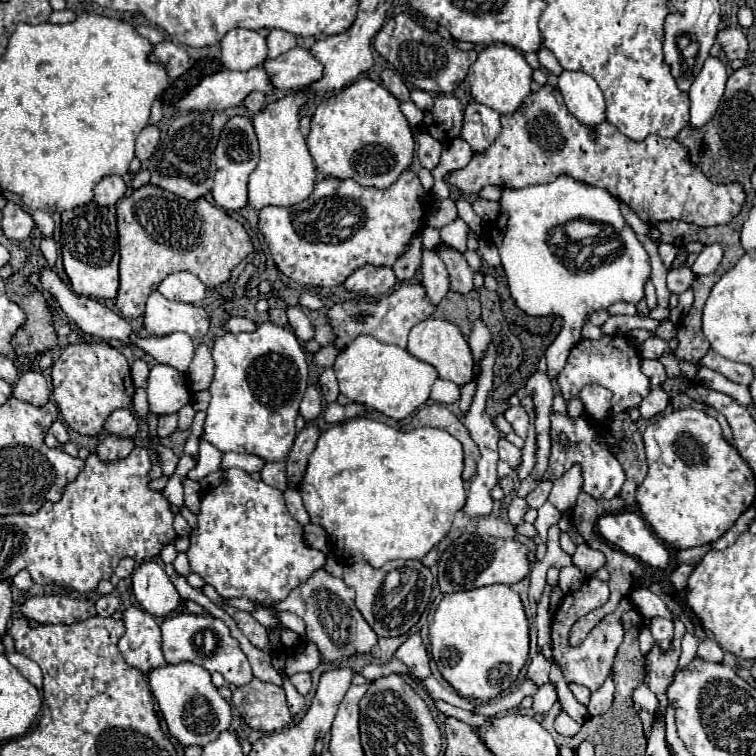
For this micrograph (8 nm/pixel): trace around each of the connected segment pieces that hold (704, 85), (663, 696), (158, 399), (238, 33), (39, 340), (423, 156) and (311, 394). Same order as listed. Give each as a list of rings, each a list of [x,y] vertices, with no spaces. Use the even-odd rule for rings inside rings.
[[[709,57],[689,89],[689,127],[701,129],[715,115],[725,91],[727,71],[721,59]]]
[[[675,619],[675,637],[673,637],[673,649],[663,651],[659,647],[653,647],[651,653],[645,659],[645,683],[647,687],[657,695],[661,705],[661,715],[665,713],[669,699],[667,699],[667,687],[671,685],[671,679],[677,671],[677,659],[681,651],[681,637],[685,633],[685,627],[679,619]]]
[[[155,365],[149,373],[147,385],[147,399],[149,409],[157,415],[175,413],[185,403],[189,403],[189,387],[187,387],[185,373],[169,367],[169,365]]]
[[[231,29],[221,39],[221,61],[227,69],[249,71],[267,59],[265,39],[251,29]]]
[[[13,273],[5,281],[7,297],[15,301],[27,315],[23,327],[13,335],[13,349],[17,355],[37,355],[57,345],[57,333],[51,323],[51,309],[37,287],[25,275]]]
[[[419,133],[417,135],[417,145],[419,145],[417,147],[417,155],[419,155],[421,165],[425,169],[433,171],[437,167],[437,163],[439,163],[439,155],[441,155],[443,145],[435,137],[431,137],[427,133]]]
[[[309,385],[307,391],[305,391],[305,397],[301,401],[301,407],[299,407],[299,415],[309,423],[319,413],[321,413],[321,393],[315,385]]]

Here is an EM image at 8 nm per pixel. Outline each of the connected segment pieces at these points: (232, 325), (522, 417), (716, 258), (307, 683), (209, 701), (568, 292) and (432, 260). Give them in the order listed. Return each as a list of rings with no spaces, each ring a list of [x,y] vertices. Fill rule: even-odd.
[[[231,317],[227,323],[225,323],[225,329],[229,333],[241,333],[241,331],[253,331],[255,325],[247,319],[247,317]]]
[[[513,405],[505,411],[505,419],[509,421],[509,425],[513,427],[513,431],[519,437],[527,437],[527,429],[529,429],[529,415],[525,413],[525,409],[521,405]]]
[[[717,243],[706,245],[699,253],[691,269],[696,276],[715,273],[719,263],[721,263],[721,257],[723,257],[721,245],[717,245]]]
[[[293,673],[291,675],[291,683],[295,685],[295,689],[301,695],[307,695],[309,689],[311,689],[311,675],[309,673]]]
[[[177,663],[165,665],[159,669],[151,669],[147,673],[149,687],[153,697],[159,703],[161,715],[167,721],[169,733],[187,745],[201,745],[215,741],[221,731],[229,729],[231,723],[231,707],[219,695],[217,687],[211,683],[211,673],[195,663]]]
[[[569,175],[557,177],[553,183],[529,185],[523,189],[505,189],[499,201],[501,215],[489,229],[491,241],[499,249],[503,269],[507,273],[511,295],[521,311],[533,317],[559,315],[565,325],[545,353],[547,377],[555,379],[563,371],[569,349],[581,341],[581,327],[591,313],[605,309],[617,301],[639,303],[645,297],[645,283],[651,277],[651,263],[645,247],[635,231],[625,223],[619,201],[605,189],[585,185]],[[573,219],[589,219],[609,223],[623,239],[623,253],[613,261],[601,263],[593,271],[577,271],[565,265],[563,257],[551,247],[551,229]]]
[[[423,249],[421,275],[423,275],[423,283],[425,283],[423,287],[427,289],[431,303],[437,305],[449,291],[449,275],[447,275],[447,269],[445,269],[445,265],[437,253]]]

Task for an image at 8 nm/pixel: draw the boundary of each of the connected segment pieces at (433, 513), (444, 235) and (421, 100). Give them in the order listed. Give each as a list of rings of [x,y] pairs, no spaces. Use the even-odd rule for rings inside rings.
[[[357,417],[329,427],[321,433],[299,493],[311,523],[321,525],[333,545],[341,565],[367,561],[375,569],[391,559],[423,559],[449,531],[455,513],[465,505],[463,487],[463,449],[461,443],[443,429],[421,427],[397,431],[375,419]]]
[[[455,219],[453,223],[441,227],[441,241],[461,253],[465,253],[467,249],[467,223],[463,219]]]
[[[413,89],[411,91],[411,101],[421,109],[421,111],[429,111],[433,107],[433,97],[427,91],[421,89]]]

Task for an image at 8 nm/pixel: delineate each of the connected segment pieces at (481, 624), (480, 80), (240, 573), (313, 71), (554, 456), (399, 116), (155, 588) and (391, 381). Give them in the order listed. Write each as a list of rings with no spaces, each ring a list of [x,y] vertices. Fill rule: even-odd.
[[[487,585],[445,595],[429,625],[429,641],[437,669],[461,697],[491,701],[499,697],[505,689],[509,689],[529,657],[529,623],[523,611],[521,597],[509,585]]]
[[[493,45],[479,53],[477,61],[469,69],[469,91],[477,103],[483,103],[495,109],[499,115],[513,115],[523,99],[529,95],[531,85],[531,67],[527,65],[521,51],[509,45]]]
[[[227,469],[229,483],[223,483],[211,493],[205,493],[201,513],[197,515],[199,527],[191,533],[191,549],[187,551],[191,571],[217,589],[221,597],[249,597],[253,603],[271,605],[283,601],[291,589],[305,583],[307,577],[325,565],[325,555],[317,549],[309,549],[303,541],[303,525],[299,525],[287,511],[283,493],[269,487],[261,479],[249,477],[241,469]]]
[[[301,47],[279,55],[279,59],[267,59],[263,69],[269,75],[271,85],[285,91],[299,91],[323,75],[321,63]]]
[[[553,413],[551,415],[551,457],[549,457],[549,467],[545,471],[545,479],[557,481],[573,463],[581,463],[583,467],[583,491],[589,493],[595,499],[613,499],[619,495],[623,481],[625,481],[625,473],[621,463],[615,459],[615,455],[609,451],[607,443],[601,441],[601,433],[599,429],[589,423],[585,417],[569,417],[567,413]],[[565,431],[569,437],[569,445],[561,447],[557,441],[557,435]]]
[[[361,77],[323,101],[311,117],[307,147],[315,167],[337,179],[355,179],[365,187],[389,187],[413,163],[415,141],[399,101],[377,81]]]
[[[145,561],[137,565],[131,579],[135,599],[153,617],[165,617],[181,603],[175,585],[169,581],[163,567],[155,561]]]
[[[359,335],[355,341],[351,341],[337,355],[333,369],[337,373],[339,391],[343,395],[393,419],[405,419],[419,405],[423,405],[429,399],[435,379],[439,377],[433,365],[413,357],[407,349],[381,343],[371,335]]]

